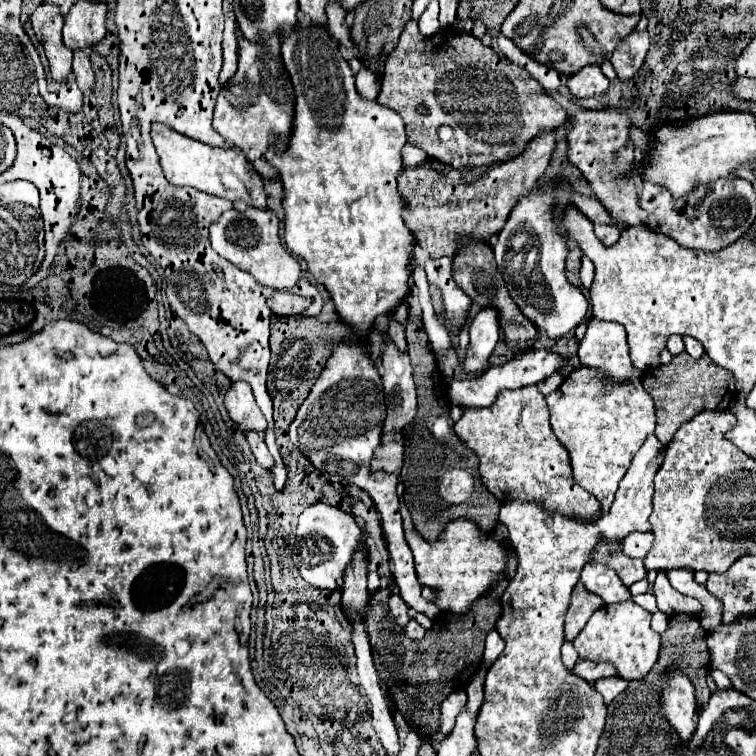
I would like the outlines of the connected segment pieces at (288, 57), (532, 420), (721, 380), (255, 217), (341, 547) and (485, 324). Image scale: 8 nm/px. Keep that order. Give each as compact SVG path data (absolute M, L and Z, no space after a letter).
M294 28L294 32L286 32L286 36L282 38L282 60L284 66L290 74L290 80L294 84L294 94L296 94L296 104L294 104L294 134L290 136L290 144L286 148L286 152L266 152L266 158L270 160L270 164L274 164L274 168L278 168L282 186L284 186L284 200L282 200L282 208L284 208L284 242L286 248L294 254L294 256L302 256L308 264L308 270L314 274L314 278L326 286L326 290L330 292L338 316L344 324L348 324L352 328L354 334L366 334L370 330L370 326L374 324L374 318L380 314L388 314L392 312L400 302L404 302L404 298L410 292L408 286L408 264L412 260L412 242L414 236L410 236L410 230L406 228L404 220L402 220L402 210L404 210L404 202L398 194L396 188L396 176L402 170L402 156L400 150L406 144L406 132L404 132L404 124L402 118L378 104L376 100L364 100L360 98L360 94L354 88L354 72L348 66L348 62L342 58L338 44L332 40L332 36L324 30L324 28Z
M528 386L522 390L518 388L518 390L500 392L490 408L466 408L462 418L454 422L454 434L466 444L468 450L472 450L480 458L482 482L500 502L508 502L514 498L522 498L522 500L528 498L528 500L544 502L542 506L548 512L554 510L566 516L592 520L600 512L600 504L590 492L586 492L582 486L574 482L570 456L566 448L562 448L560 440L554 436L549 419L550 413L544 394L536 386Z
M682 352L674 356L670 364L646 370L642 374L642 386L654 400L654 408L656 408L654 434L662 444L668 444L674 432L702 410L728 410L730 402L736 398L732 372L718 370L718 366L706 354L700 360L694 360L692 356Z
M230 208L226 210L212 226L210 226L210 244L212 248L232 262L236 268L254 276L254 280L262 286L270 286L276 290L290 290L302 270L296 258L284 250L278 238L278 216L272 210L260 208Z
M316 502L300 514L292 558L306 582L310 582L316 588L336 590L342 578L342 570L352 560L358 542L366 544L364 526L360 526L352 514L346 514L336 506Z
M482 308L472 316L470 322L470 346L466 350L466 358L462 368L466 372L482 372L490 366L488 358L498 342L498 312L496 308Z

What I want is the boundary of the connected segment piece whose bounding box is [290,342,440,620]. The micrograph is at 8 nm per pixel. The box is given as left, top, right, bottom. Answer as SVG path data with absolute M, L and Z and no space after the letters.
M364 342L350 346L338 344L330 356L320 378L312 386L308 398L298 408L294 422L290 424L290 440L300 448L304 456L320 470L332 484L356 484L370 494L382 520L388 552L392 560L392 576L400 590L402 600L416 612L426 614L430 620L438 616L438 608L422 598L422 586L416 578L412 550L404 540L404 528L400 518L400 500L396 496L396 474L370 472L370 458L374 448L380 444L382 424L386 418L386 404L382 392L382 380L378 370L370 364Z

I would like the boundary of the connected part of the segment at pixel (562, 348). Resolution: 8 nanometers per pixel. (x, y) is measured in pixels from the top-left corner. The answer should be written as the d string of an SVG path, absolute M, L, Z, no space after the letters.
M566 334L566 336L562 336L562 338L558 338L556 340L556 344L550 348L552 352L558 352L560 356L566 356L566 360L570 360L570 366L566 366L566 372L560 372L562 374L562 378L568 374L570 376L570 372L574 372L574 370L578 370L578 368L582 368L582 364L580 364L580 360L578 360L578 338L576 336L572 336L572 334Z

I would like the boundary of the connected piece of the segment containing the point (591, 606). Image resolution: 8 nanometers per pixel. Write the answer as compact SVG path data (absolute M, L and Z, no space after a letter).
M578 582L574 586L574 592L572 592L572 602L570 602L570 608L568 608L568 614L566 614L566 622L564 622L564 638L566 640L574 640L582 628L586 626L586 622L590 620L590 616L602 608L602 598L598 594L592 594L592 592L586 592L586 586L582 582Z

